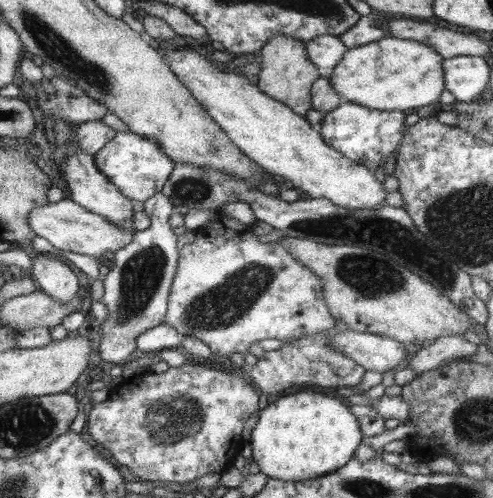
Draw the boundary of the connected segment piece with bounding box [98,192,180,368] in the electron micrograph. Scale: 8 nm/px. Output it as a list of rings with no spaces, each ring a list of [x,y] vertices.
[[[161,192],[144,202],[144,206],[144,212],[151,220],[150,226],[145,231],[136,230],[133,242],[111,256],[112,268],[103,279],[105,291],[101,302],[108,309],[108,315],[101,323],[101,341],[98,352],[102,364],[107,368],[116,364],[123,365],[129,359],[136,357],[139,354],[135,343],[136,337],[149,328],[164,324],[170,287],[177,271],[180,250],[178,248],[178,235],[172,231],[173,226],[169,223],[169,216],[175,206]]]

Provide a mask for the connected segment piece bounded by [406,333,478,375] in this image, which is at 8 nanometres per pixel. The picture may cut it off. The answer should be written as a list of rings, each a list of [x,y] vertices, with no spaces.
[[[464,333],[441,336],[440,339],[435,340],[434,344],[426,348],[418,347],[412,358],[406,362],[407,367],[419,375],[427,370],[434,370],[439,366],[448,364],[462,356],[475,354],[477,344],[475,338]]]

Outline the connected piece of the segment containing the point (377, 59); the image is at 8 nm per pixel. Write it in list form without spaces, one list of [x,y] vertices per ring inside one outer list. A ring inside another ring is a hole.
[[[386,37],[357,48],[349,49],[330,76],[332,88],[342,100],[382,111],[405,111],[437,103],[446,90],[445,58],[433,46],[420,41]]]

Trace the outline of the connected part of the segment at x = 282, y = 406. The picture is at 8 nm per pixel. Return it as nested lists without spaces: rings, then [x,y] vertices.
[[[301,391],[279,397],[256,417],[250,432],[251,458],[269,479],[306,481],[337,472],[354,456],[362,432],[355,413],[338,398]]]

